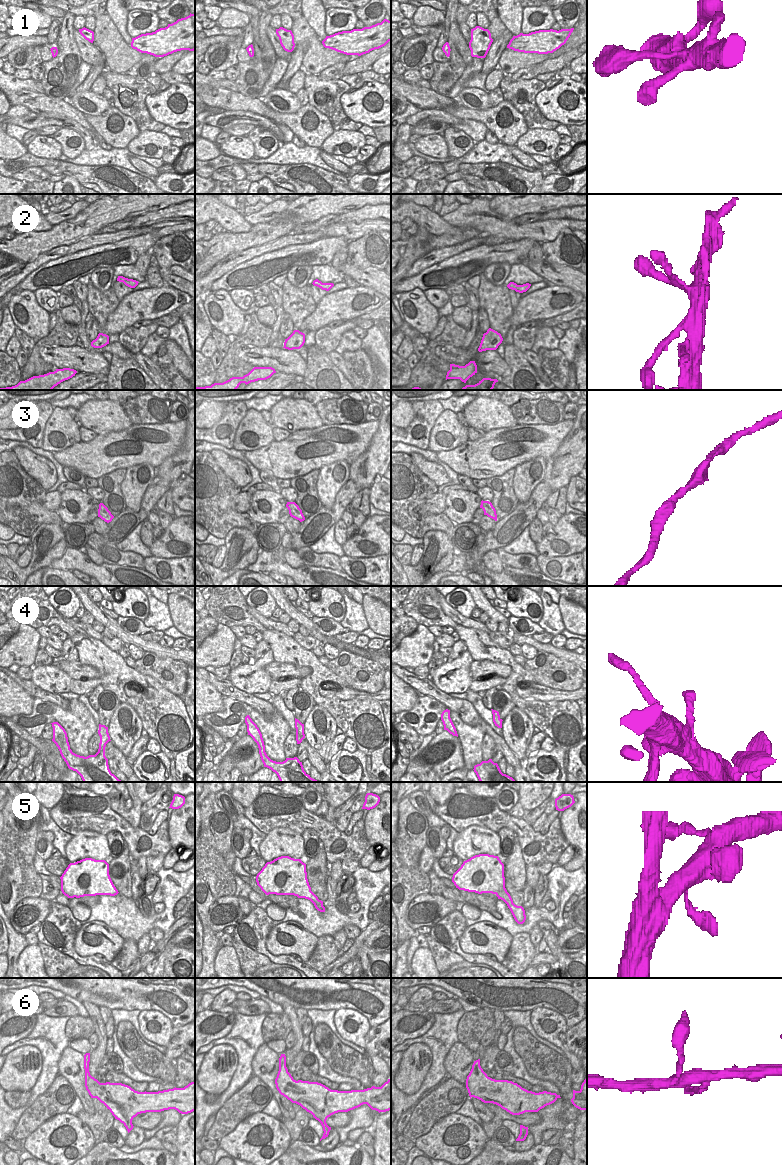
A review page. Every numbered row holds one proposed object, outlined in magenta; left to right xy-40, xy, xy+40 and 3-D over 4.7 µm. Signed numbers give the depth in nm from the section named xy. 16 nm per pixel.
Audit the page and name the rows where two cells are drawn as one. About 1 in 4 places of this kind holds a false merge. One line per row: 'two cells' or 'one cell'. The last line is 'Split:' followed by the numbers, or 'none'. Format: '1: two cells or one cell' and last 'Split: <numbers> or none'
1: one cell
2: one cell
3: one cell
4: one cell
5: one cell
6: one cell
Split: none

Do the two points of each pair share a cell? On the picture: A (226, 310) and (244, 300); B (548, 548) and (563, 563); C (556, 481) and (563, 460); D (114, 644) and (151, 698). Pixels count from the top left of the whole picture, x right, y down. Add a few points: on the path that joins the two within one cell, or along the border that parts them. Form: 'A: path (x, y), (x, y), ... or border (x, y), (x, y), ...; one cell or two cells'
A: border (228, 292), (231, 300), (243, 311); two cells
B: border (576, 552), (558, 556), (539, 554); two cells
C: path (558, 476), (558, 472), (563, 465); one cell
D: border (100, 641), (117, 652); two cells

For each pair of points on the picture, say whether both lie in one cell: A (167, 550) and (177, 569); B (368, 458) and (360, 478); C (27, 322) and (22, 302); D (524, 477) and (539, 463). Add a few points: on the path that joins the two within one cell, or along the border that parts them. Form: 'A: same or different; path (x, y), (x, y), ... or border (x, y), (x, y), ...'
A: different; border (152, 555), (167, 558), (184, 557)
B: same; path (368, 464), (366, 477)
C: same; path (28, 317), (25, 307)
D: same; path (529, 472), (529, 468), (534, 467)

